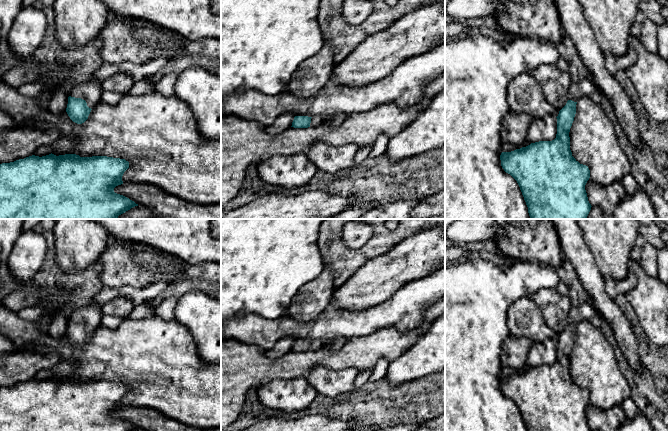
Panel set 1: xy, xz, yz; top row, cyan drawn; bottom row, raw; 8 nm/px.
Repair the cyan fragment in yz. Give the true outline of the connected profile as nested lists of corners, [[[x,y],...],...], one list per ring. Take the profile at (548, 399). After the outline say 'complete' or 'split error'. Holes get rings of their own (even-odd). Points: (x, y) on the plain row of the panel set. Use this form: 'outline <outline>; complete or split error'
outline [[[590,297],[571,308],[568,325],[556,341],[557,358],[554,364],[539,365],[511,376],[501,377],[501,390],[517,405],[527,431],[592,431],[585,414],[590,394],[588,390],[580,388],[570,374],[569,356],[576,338],[577,325],[583,320],[601,320]]]; split error

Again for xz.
outline [[[295,340],[292,346],[294,352],[308,352],[308,351],[319,351],[324,346],[322,340]]]; split error

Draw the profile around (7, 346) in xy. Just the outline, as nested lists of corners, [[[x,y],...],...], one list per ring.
[[[0,334],[0,356],[14,354],[21,350],[8,337]]]

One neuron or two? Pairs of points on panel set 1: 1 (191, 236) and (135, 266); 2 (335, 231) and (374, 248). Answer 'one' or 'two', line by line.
1: two
2: one

